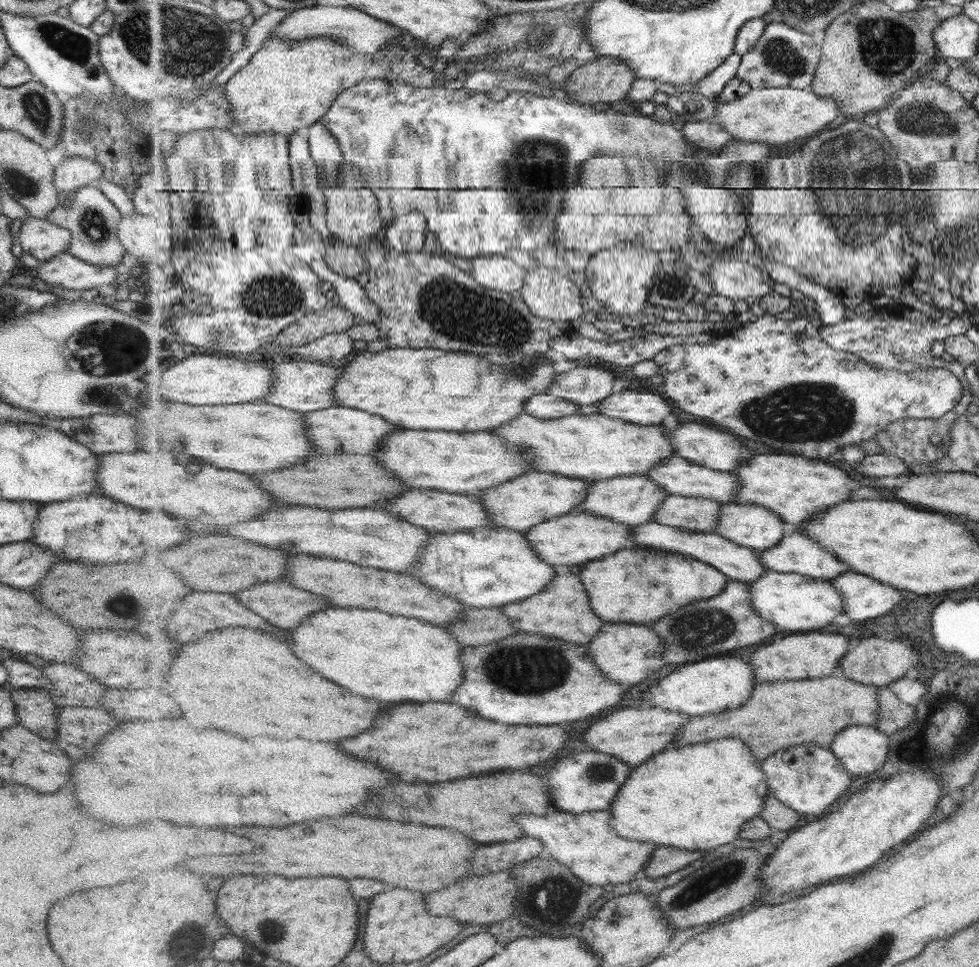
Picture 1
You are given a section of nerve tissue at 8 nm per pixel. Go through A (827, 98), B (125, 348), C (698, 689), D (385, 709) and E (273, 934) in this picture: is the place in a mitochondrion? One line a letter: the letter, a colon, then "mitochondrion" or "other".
A: other
B: mitochondrion
C: other
D: other
E: mitochondrion

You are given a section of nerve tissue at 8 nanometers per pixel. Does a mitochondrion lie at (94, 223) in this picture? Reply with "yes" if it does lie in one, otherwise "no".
yes

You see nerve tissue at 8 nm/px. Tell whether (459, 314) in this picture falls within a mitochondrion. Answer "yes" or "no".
yes

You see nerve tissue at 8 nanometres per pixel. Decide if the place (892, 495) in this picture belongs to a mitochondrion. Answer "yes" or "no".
no

